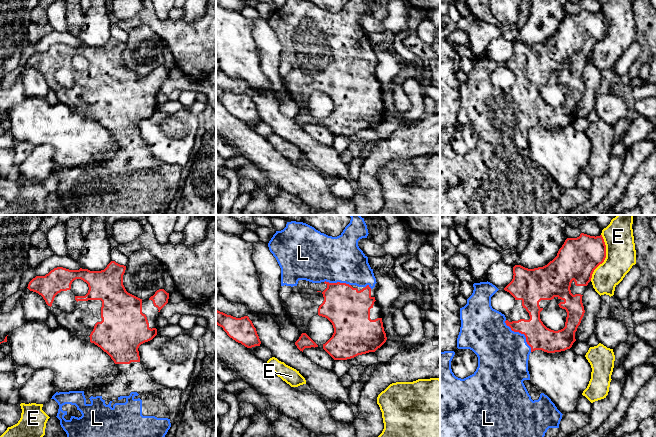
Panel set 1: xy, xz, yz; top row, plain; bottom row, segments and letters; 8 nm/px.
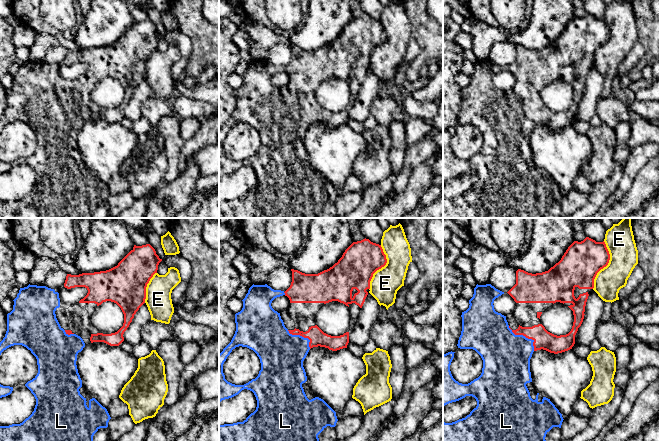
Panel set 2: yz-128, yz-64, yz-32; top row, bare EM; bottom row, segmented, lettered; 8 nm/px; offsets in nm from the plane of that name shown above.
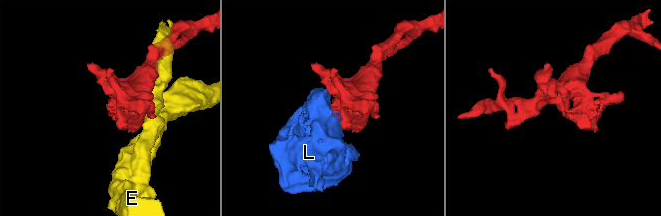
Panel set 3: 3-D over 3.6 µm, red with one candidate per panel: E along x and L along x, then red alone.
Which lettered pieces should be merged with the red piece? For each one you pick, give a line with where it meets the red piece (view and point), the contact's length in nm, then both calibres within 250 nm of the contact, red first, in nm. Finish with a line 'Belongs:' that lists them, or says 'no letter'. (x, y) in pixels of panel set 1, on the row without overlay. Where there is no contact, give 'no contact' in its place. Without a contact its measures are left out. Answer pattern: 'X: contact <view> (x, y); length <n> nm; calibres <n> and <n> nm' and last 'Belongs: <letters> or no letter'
L: contact yz (521, 109); length 340 nm; calibres 200 and 400 nm
Belongs: L

